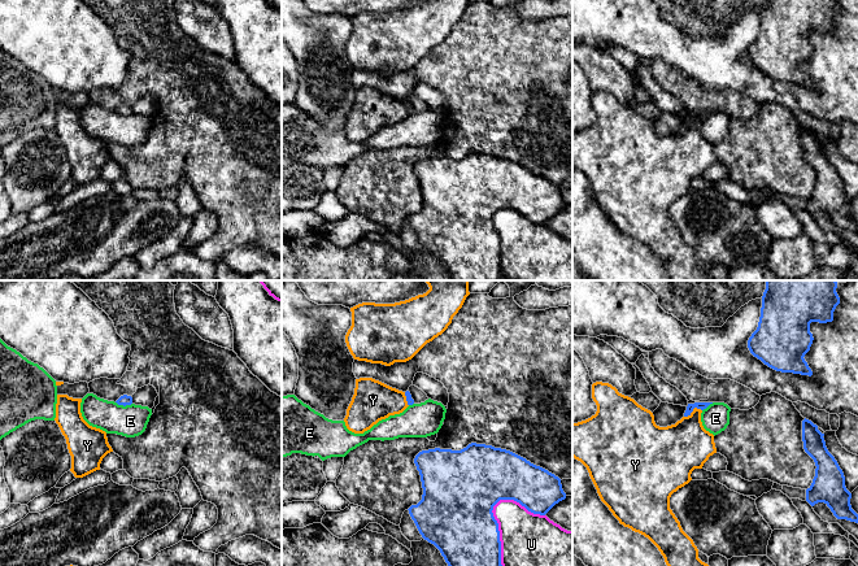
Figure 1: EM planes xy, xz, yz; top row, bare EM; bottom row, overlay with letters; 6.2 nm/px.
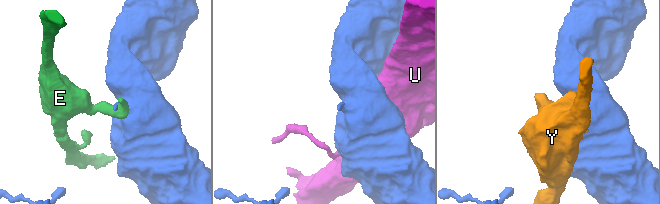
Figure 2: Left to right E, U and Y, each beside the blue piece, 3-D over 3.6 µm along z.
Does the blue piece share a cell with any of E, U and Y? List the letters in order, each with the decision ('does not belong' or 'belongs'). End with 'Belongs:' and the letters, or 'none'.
E: does not belong
U: does not belong
Y: does not belong
Belongs: none

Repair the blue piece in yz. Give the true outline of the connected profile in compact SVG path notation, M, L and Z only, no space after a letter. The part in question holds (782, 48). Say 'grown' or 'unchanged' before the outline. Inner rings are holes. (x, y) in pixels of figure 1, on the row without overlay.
unchanged; M765 0L758 36L748 49L750 62L776 80L811 86L803 68L814 49L810 32L832 31L839 13L836 0Z

